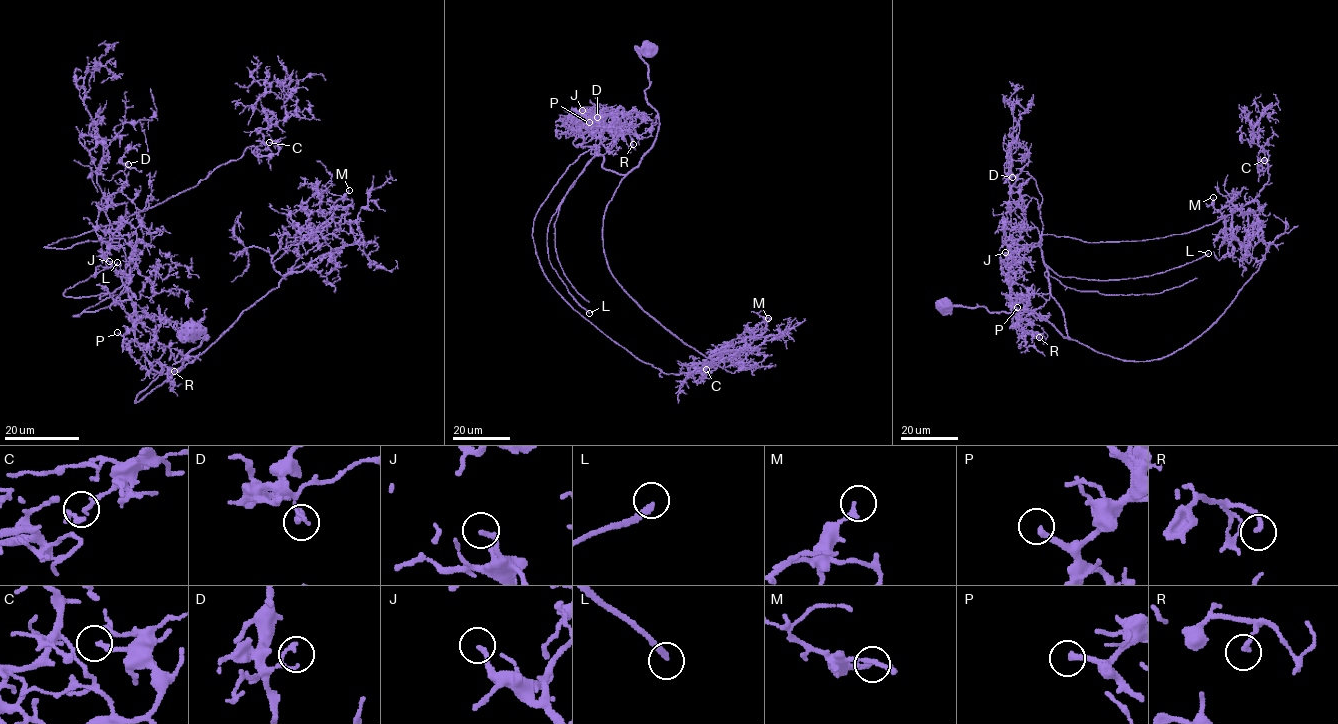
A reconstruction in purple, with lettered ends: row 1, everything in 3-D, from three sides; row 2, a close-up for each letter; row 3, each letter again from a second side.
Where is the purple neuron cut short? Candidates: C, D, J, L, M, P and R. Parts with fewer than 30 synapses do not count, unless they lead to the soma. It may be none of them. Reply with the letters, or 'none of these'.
L, M, P

